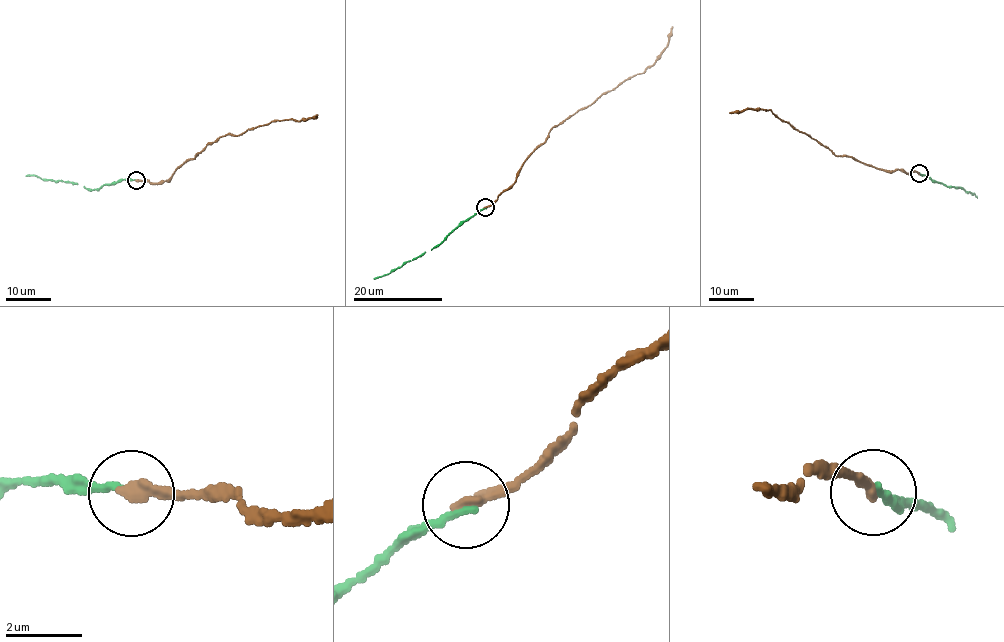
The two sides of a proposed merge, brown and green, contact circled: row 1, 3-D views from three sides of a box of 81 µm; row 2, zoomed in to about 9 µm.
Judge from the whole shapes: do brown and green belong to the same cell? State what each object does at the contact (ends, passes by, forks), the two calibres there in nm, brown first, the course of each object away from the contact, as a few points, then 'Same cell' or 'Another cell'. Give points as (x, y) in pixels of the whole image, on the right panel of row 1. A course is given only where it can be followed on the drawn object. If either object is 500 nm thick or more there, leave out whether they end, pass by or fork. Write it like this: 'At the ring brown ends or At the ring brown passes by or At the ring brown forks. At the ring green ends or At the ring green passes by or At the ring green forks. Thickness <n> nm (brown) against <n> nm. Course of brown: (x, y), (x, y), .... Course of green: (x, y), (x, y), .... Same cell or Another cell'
At the ring brown ends. At the ring green ends. Thickness 380 nm (brown) against 200 nm. Course of brown: (919, 174), (918, 171), (906, 173), (901, 169), (886, 171), (850, 156), (836, 156), (769, 109), (729, 112). Course of green: (919, 174), (950, 187), (964, 189), (977, 197). Same cell

